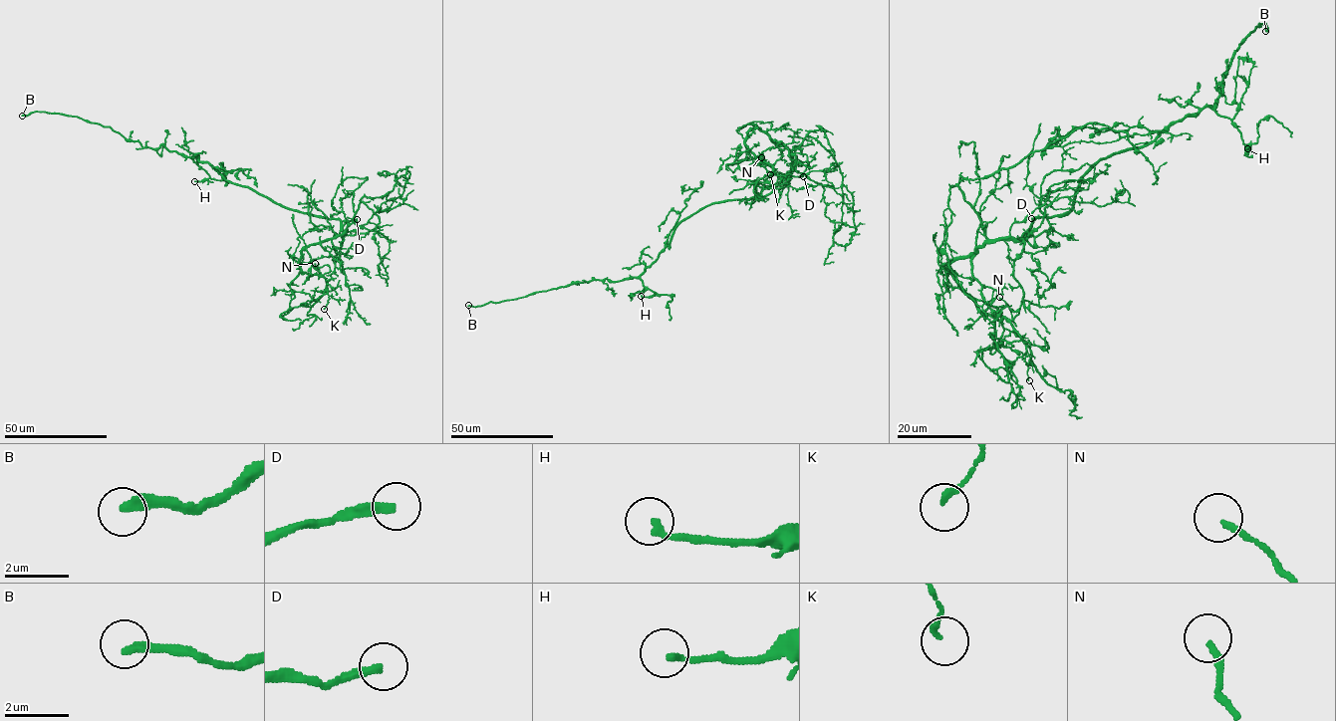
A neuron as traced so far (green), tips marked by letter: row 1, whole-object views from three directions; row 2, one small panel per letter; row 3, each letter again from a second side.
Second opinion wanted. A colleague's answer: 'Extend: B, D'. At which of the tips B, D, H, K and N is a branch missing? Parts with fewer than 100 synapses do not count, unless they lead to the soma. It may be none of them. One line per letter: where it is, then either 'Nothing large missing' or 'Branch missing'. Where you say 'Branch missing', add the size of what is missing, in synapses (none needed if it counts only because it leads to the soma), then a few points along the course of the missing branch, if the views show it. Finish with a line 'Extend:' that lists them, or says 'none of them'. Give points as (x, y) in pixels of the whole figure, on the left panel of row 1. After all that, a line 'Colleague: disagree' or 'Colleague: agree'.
B: Place: (22, 116). Branch missing. Roughly 140 synapses
D: Place: (357, 219). Branch missing. Course of what is missing: (357, 219), (397, 209), (405, 197), (407, 176), (416, 166), (434, 169), (426, 177), (428, 187)
H: Place: (194, 181). Nothing large missing
K: Place: (324, 309). Nothing large missing
N: Place: (315, 263). Nothing large missing
Extend: B, D
Colleague: agree

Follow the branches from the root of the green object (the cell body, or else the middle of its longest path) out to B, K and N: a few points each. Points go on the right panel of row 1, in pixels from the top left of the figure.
B: (1080, 185), (1100, 160), (1150, 144), (1175, 122), (1211, 108), (1235, 51), (1258, 24), (1266, 25), (1265, 31)
K: (1080, 185), (1067, 212), (944, 265), (1025, 343), (1029, 380)
N: (1080, 185), (1067, 212), (1037, 217), (1021, 238), (988, 239), (944, 265), (982, 312), (1011, 320), (999, 297)

